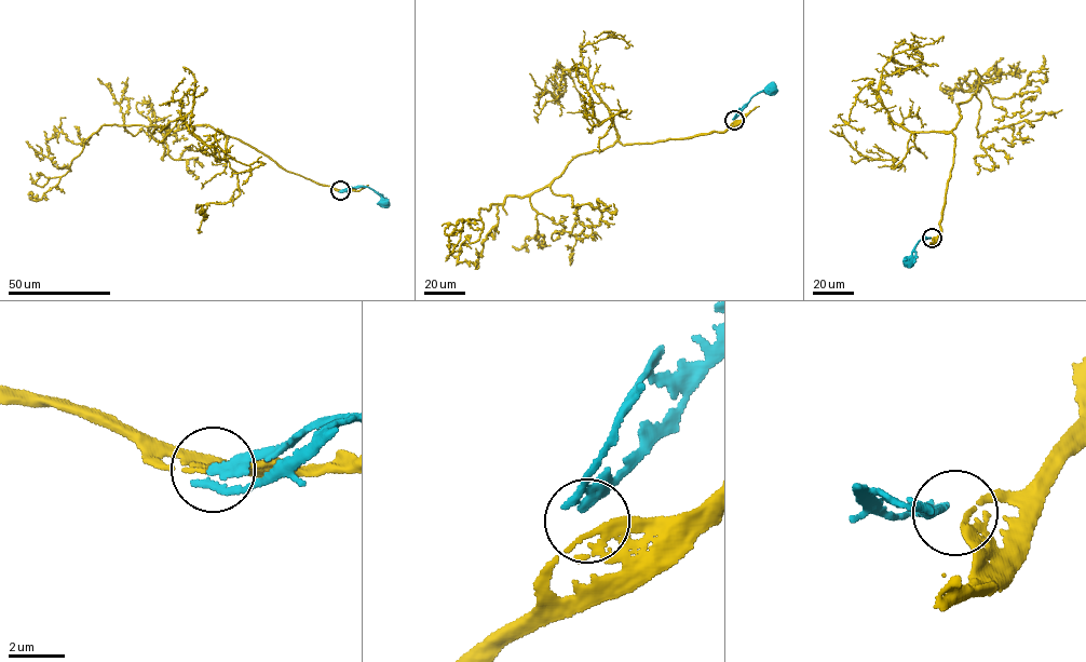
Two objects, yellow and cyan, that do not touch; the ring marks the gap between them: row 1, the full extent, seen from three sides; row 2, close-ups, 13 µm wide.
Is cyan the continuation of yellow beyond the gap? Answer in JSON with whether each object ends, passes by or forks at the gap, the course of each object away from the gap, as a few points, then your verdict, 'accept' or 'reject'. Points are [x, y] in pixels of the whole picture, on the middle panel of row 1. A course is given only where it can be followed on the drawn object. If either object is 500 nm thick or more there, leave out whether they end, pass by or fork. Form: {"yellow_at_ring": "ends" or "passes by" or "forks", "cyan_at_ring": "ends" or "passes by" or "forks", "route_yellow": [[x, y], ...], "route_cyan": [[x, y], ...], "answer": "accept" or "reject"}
{"yellow_at_ring": "passes by", "cyan_at_ring": "passes by", "route_yellow": [[734, 121], [723, 131], [618, 142], [575, 154], [542, 188], [479, 210], [478, 240], [465, 239], [445, 261]], "route_cyan": [[734, 120], [757, 93], [772, 90]], "answer": "reject"}

